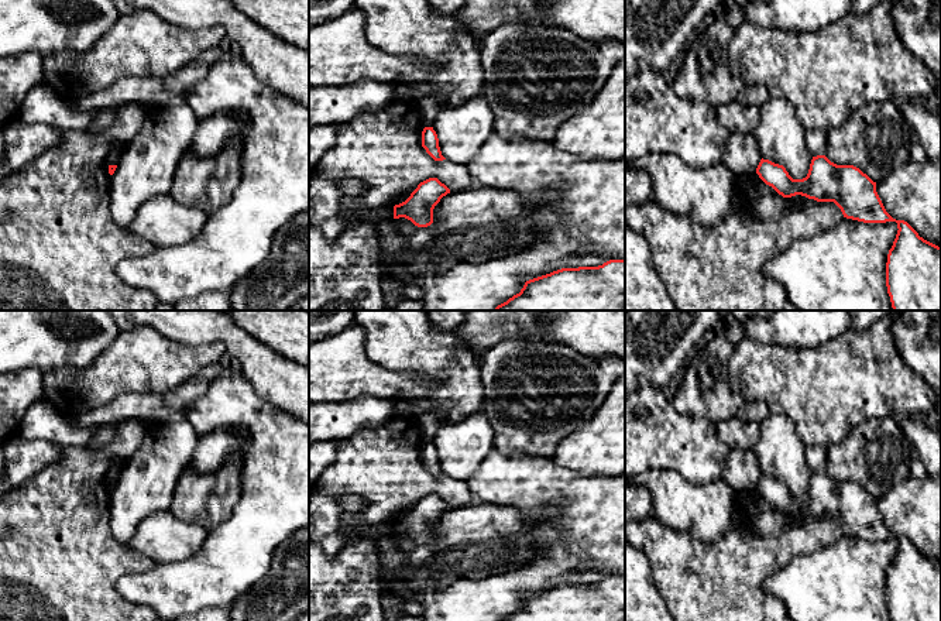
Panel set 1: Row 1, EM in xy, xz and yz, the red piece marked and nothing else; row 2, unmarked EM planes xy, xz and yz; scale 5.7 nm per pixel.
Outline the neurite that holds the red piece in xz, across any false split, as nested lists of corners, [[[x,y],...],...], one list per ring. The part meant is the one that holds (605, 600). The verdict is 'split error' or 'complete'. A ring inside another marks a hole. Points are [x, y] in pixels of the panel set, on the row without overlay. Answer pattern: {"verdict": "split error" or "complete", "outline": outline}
{"verdict": "complete", "outline": [[[625,576],[561,584],[529,596],[501,621],[625,621]]]}

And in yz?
{"verdict": "complete", "outline": [[[825,471],[813,473],[806,494],[793,495],[783,481],[760,476],[756,490],[783,514],[796,511],[817,518],[834,518],[844,533],[863,539],[897,539],[897,550],[887,570],[886,603],[892,621],[941,621],[941,563],[924,556],[904,536],[893,535],[885,525],[876,498],[854,481],[837,481]]]}

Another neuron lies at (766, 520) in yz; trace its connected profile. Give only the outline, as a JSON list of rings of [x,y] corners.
[[[756,488],[743,495],[748,511],[752,515],[753,529],[765,536],[776,536],[787,524],[789,515],[766,501]]]

